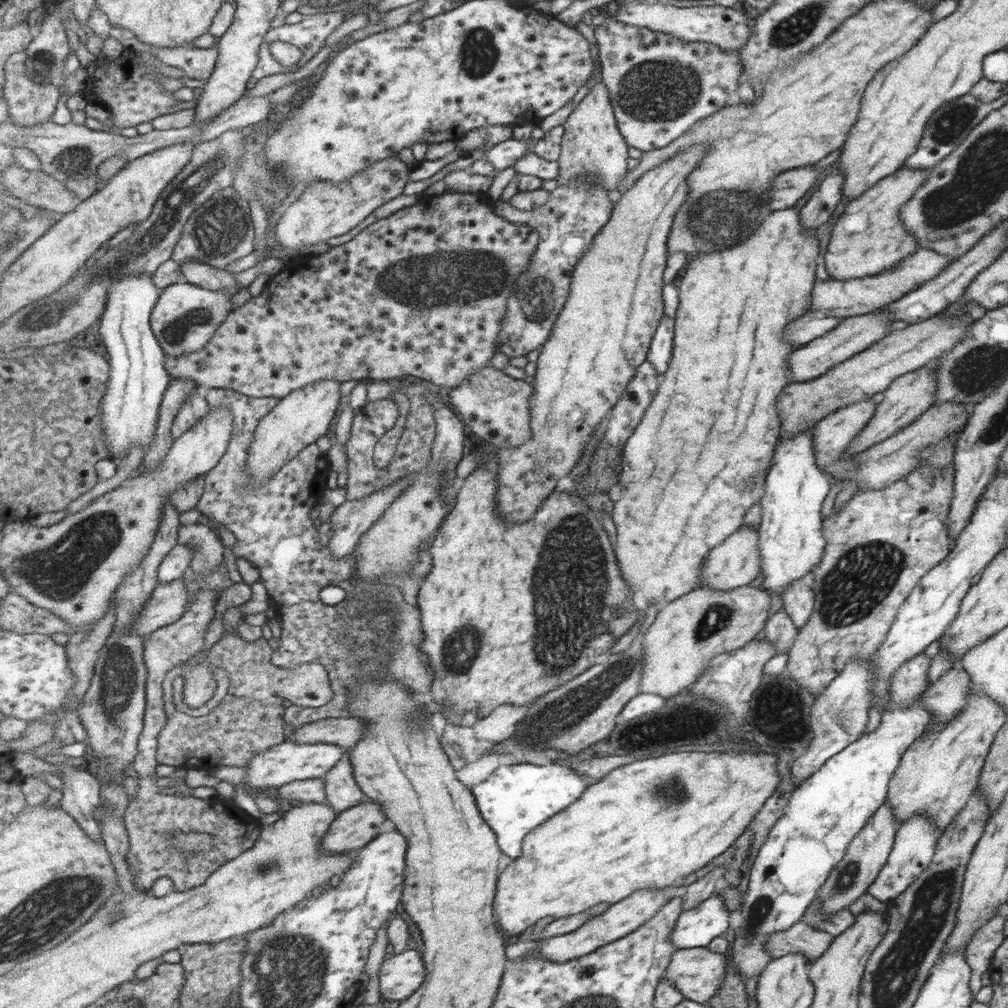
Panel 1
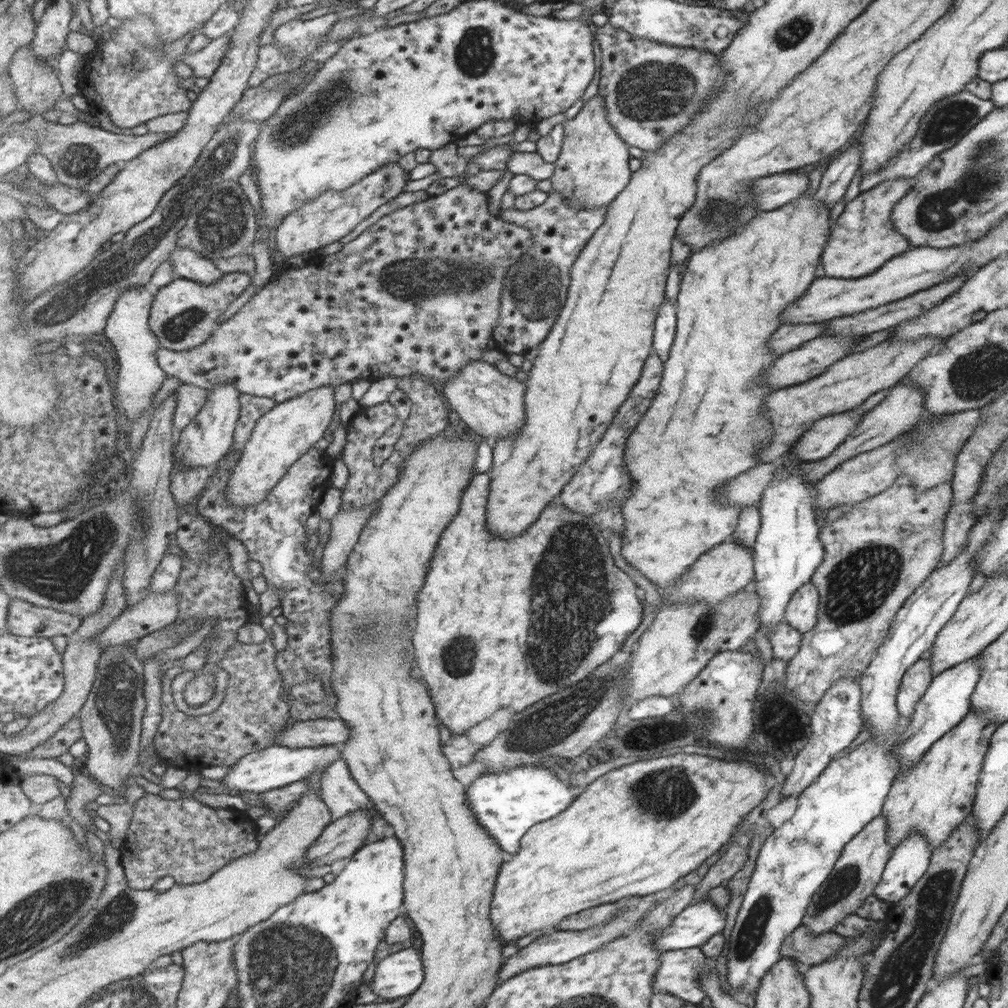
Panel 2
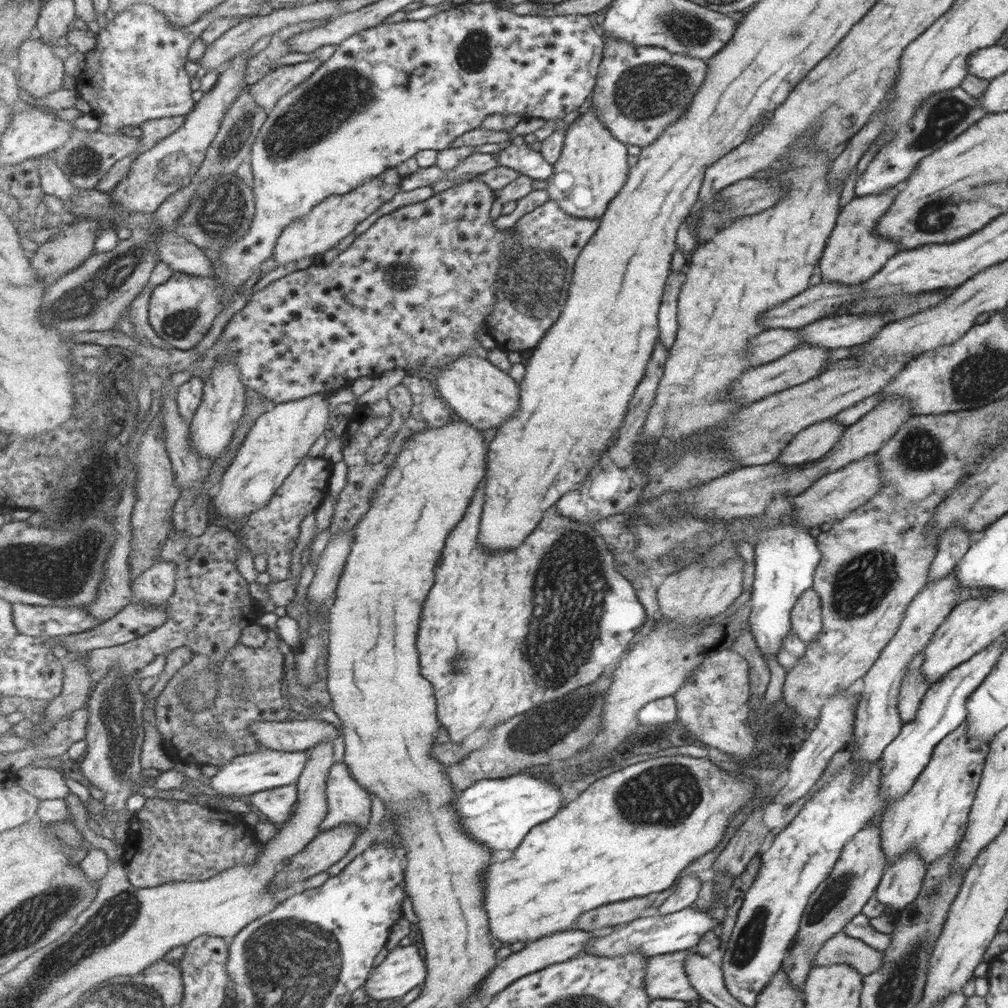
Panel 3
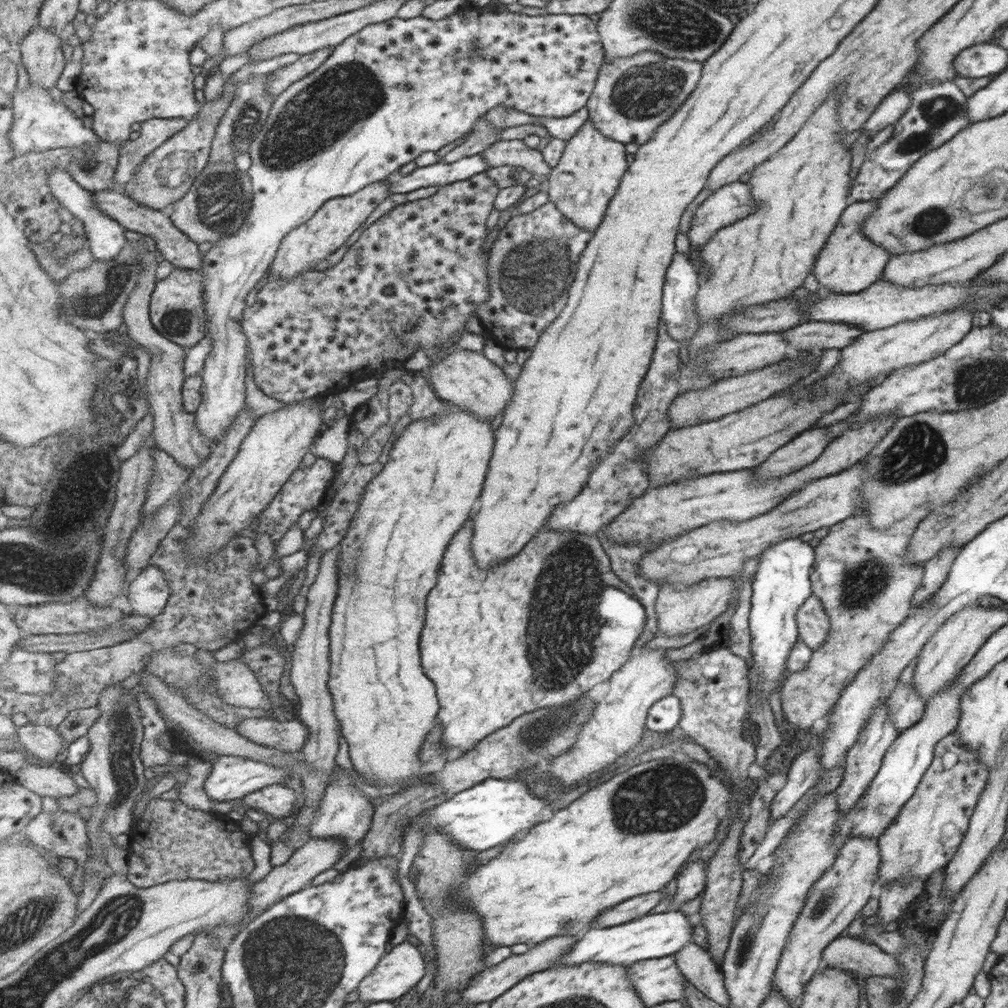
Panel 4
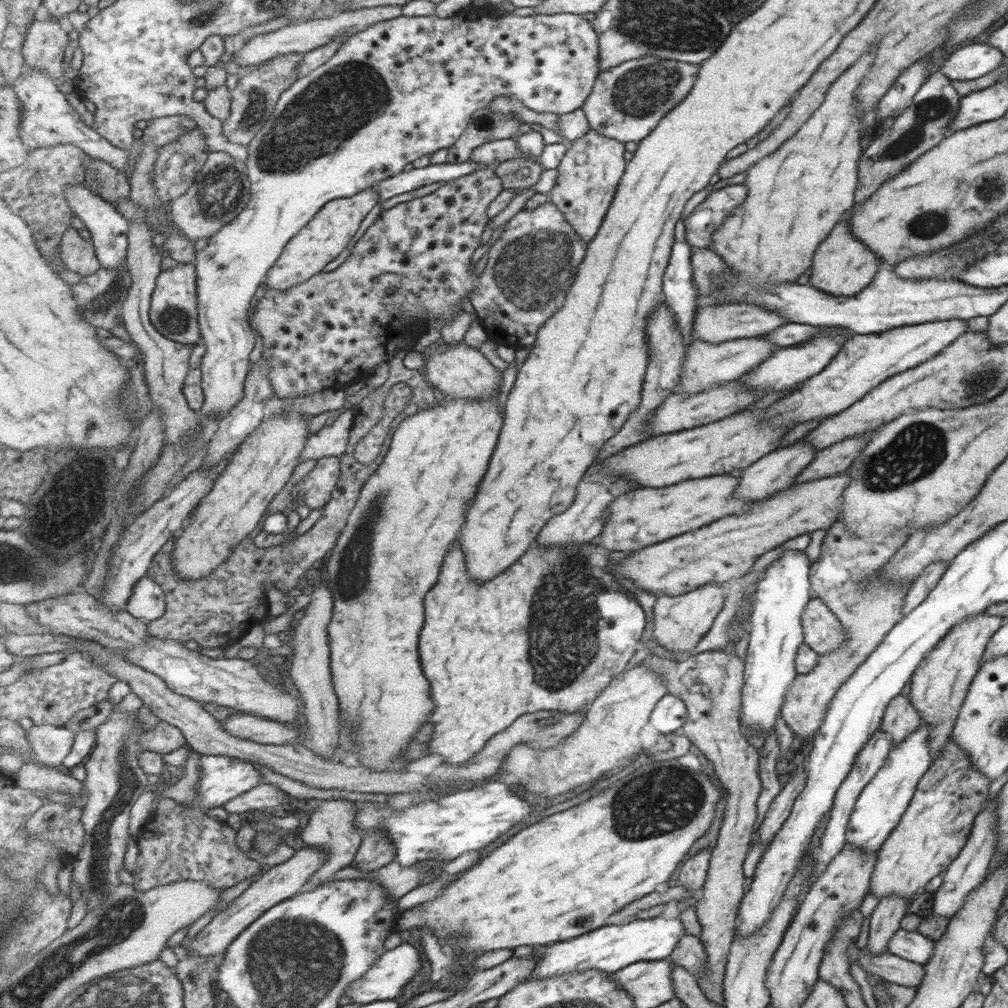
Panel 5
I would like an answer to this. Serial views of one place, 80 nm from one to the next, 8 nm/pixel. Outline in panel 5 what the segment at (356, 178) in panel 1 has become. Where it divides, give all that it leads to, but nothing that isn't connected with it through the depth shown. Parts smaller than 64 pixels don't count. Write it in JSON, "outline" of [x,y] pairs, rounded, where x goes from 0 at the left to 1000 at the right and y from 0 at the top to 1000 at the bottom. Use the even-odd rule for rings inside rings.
{"outline":[[[374,185],[366,186],[357,193],[349,196],[337,196],[326,200],[297,232],[293,233],[282,246],[282,252],[275,258],[273,264],[267,269],[262,280],[261,288],[285,289],[286,286],[294,285],[302,281],[310,274],[316,273],[328,260],[332,258],[350,238],[350,232],[354,232],[358,220],[364,216],[364,212],[378,201]]]}

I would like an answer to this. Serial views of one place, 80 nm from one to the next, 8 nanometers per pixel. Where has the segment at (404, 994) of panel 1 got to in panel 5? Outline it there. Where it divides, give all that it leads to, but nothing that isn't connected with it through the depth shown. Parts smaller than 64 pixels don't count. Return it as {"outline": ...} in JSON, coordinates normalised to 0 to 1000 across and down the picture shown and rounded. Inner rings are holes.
{"outline":[[[399,936],[390,942],[383,943],[376,953],[374,953],[368,962],[365,962],[360,970],[353,972],[345,980],[343,988],[347,989],[348,994],[356,997],[368,996],[374,993],[392,992],[400,980],[416,966],[418,962],[418,946],[412,938]]]}

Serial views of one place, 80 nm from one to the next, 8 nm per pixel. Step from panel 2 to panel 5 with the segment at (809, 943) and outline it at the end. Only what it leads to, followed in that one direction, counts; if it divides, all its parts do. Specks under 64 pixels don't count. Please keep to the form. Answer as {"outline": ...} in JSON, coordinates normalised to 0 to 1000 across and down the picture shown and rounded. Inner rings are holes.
{"outline":[[[842,940],[842,949],[846,950],[846,956],[852,955],[852,958],[861,966],[869,966],[876,969],[880,974],[888,975],[889,977],[896,977],[901,979],[910,980],[917,967],[916,959],[912,956],[894,951],[883,945],[862,950],[862,944],[857,940]]]}

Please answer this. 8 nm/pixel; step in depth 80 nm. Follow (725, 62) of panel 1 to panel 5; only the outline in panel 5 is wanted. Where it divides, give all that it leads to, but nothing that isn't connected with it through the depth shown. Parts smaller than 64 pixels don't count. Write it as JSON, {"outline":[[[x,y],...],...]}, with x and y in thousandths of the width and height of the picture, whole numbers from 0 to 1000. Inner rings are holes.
{"outline":[[[638,56],[595,72],[579,107],[588,128],[608,139],[633,142],[687,89],[692,63]]]}

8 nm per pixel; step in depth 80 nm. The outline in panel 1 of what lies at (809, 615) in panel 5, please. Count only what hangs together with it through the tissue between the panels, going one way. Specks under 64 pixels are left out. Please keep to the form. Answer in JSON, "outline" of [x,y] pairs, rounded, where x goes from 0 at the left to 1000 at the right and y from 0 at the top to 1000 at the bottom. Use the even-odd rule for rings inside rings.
{"outline":[[[803,565],[797,573],[791,574],[777,587],[776,604],[783,611],[791,625],[801,619],[803,609],[807,605],[809,593],[806,584],[807,578],[807,570]]]}

